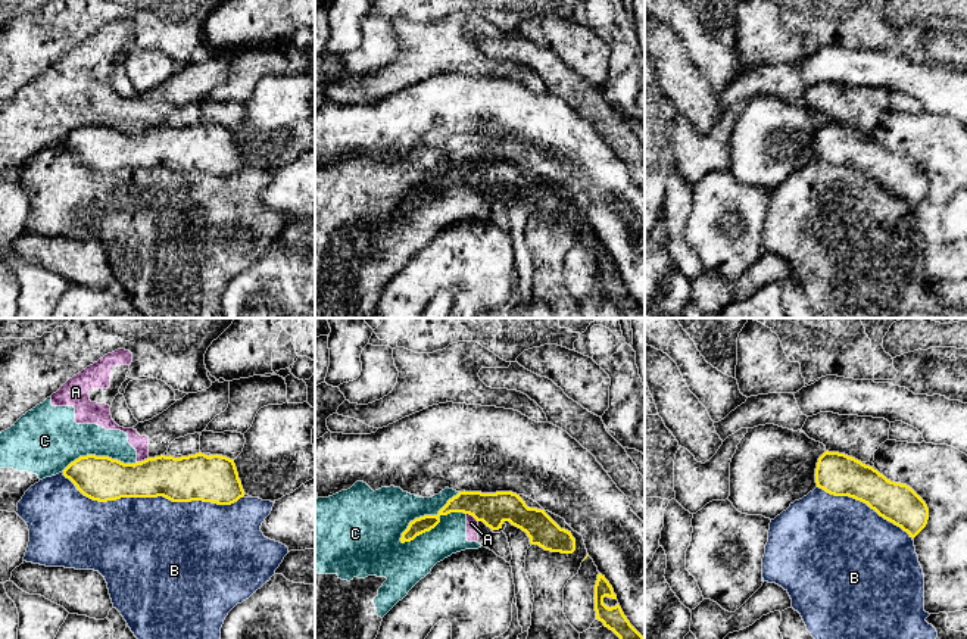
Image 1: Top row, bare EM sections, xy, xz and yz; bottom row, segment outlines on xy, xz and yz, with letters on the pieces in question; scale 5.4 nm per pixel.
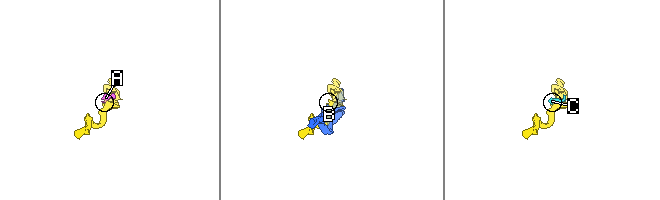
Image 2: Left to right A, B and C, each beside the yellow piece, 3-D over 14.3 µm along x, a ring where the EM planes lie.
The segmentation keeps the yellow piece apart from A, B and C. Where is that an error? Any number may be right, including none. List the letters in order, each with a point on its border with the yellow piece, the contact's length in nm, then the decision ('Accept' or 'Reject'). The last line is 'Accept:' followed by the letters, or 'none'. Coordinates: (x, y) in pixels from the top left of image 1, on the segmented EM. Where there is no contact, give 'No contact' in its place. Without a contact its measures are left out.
A: Touches yellow at xy (142, 461). Shared border 70 nm. Reject
B: Touches yellow at xy (152, 496). Shared border 1000 nm. Reject
C: Touches yellow at xz (426, 516). Shared border 420 nm. Reject
Accept: none

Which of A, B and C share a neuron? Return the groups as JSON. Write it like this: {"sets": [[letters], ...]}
{"sets": [["A", "C"], ["B"]]}

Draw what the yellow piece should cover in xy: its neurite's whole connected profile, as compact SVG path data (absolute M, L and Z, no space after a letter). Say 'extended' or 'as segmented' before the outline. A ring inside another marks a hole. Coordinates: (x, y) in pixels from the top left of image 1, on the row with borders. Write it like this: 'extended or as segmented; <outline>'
as segmented; M202 452L181 458L160 455L135 464L87 455L71 462L63 476L99 502L163 496L172 502L231 505L244 496L234 459Z

